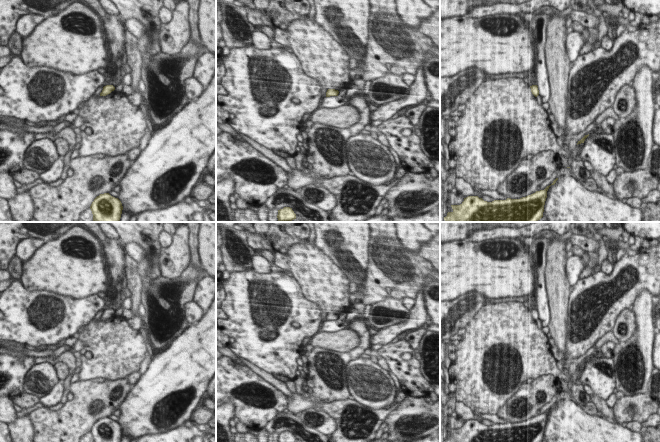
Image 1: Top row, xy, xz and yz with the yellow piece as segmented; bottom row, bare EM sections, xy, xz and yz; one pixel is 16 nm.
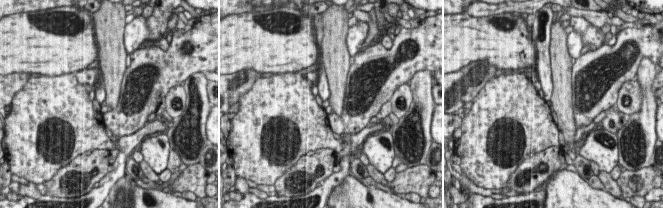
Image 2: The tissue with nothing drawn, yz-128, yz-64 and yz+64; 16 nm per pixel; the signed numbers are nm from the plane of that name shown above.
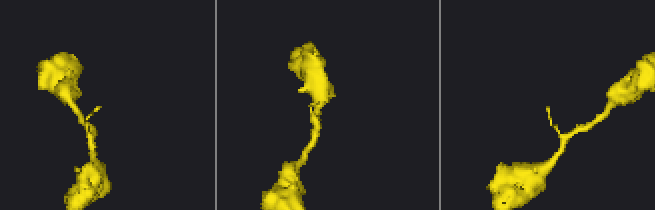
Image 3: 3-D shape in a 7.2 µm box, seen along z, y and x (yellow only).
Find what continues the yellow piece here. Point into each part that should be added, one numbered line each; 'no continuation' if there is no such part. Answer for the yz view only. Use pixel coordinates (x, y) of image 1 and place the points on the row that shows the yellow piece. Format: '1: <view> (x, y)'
no continuation

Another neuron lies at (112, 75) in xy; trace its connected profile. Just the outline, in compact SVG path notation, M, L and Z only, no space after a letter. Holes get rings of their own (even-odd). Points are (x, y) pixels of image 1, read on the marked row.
M122 55L118 56L115 60L112 60L110 66L107 66L104 73L104 86L113 85L118 86L122 81Z

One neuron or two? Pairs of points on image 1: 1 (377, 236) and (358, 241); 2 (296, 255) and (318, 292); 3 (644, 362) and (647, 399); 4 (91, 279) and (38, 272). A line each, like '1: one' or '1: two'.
1: two
2: one
3: two
4: one

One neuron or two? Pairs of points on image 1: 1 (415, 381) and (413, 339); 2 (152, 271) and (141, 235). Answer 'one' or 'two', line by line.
1: two
2: one

